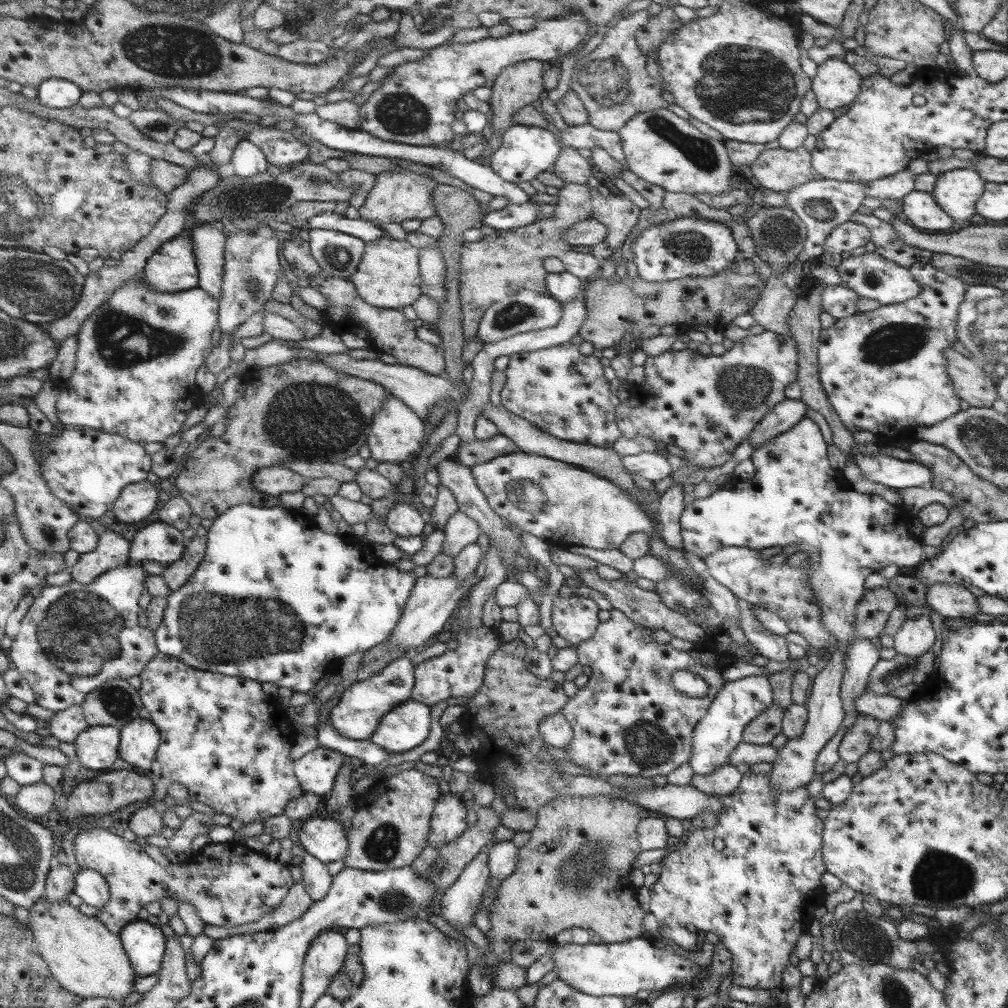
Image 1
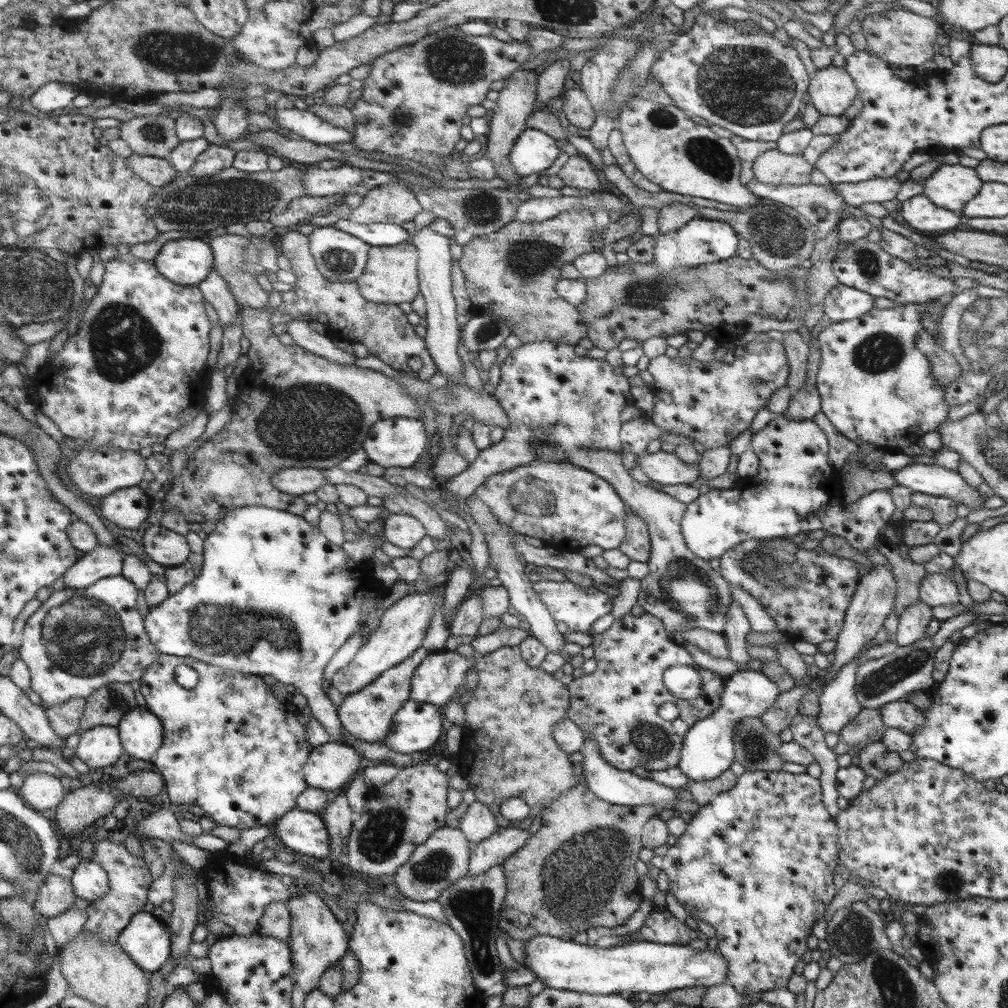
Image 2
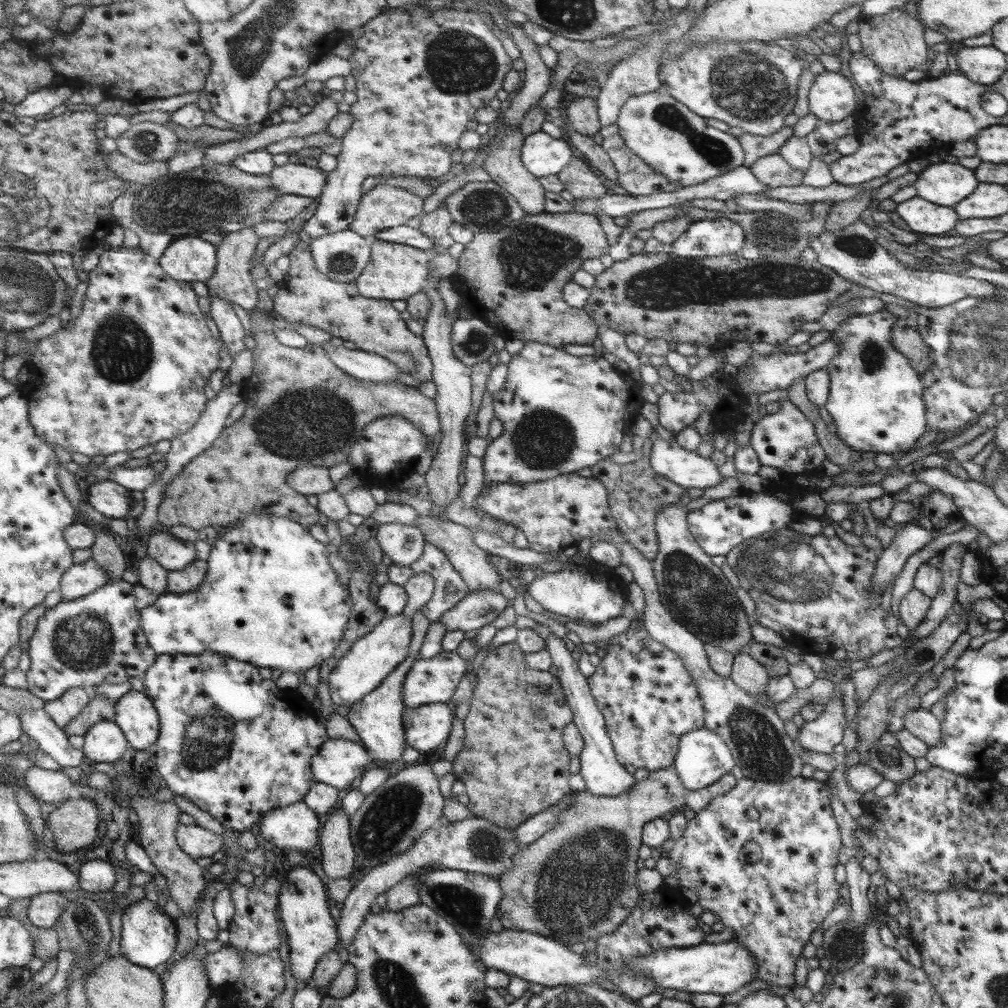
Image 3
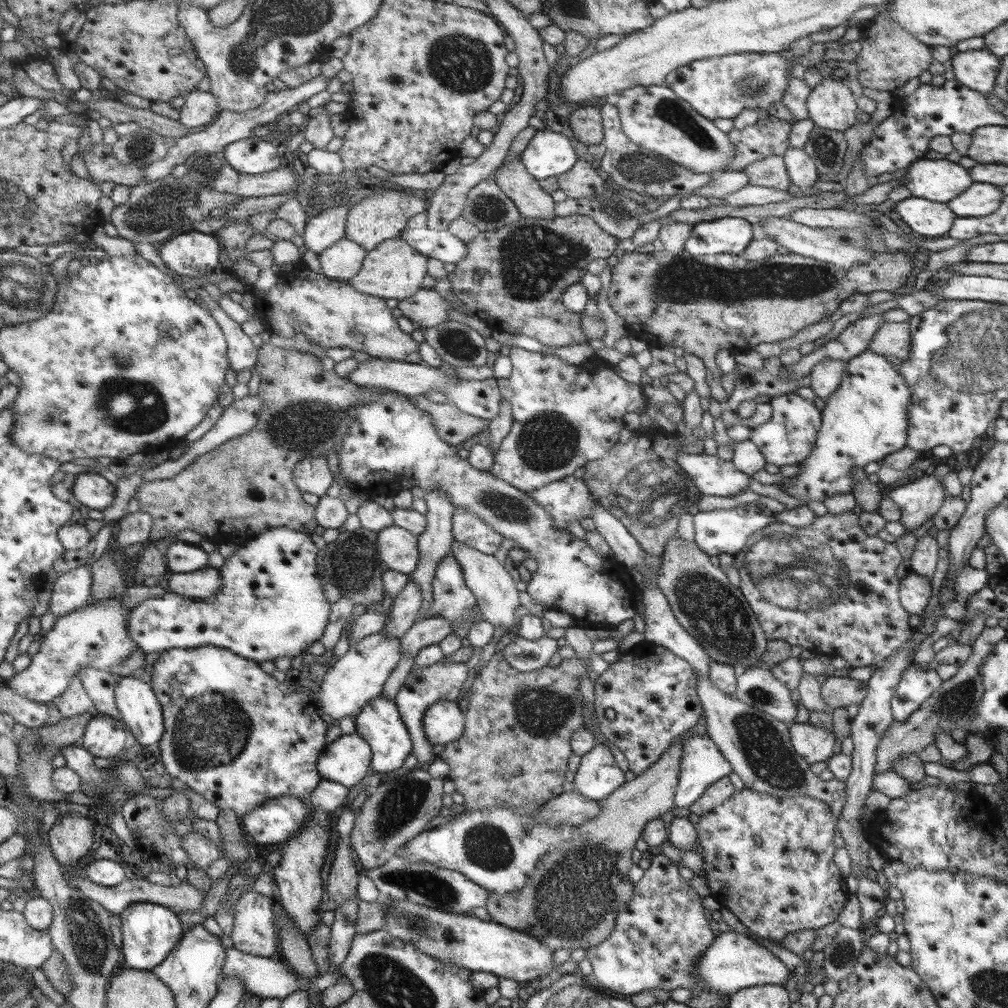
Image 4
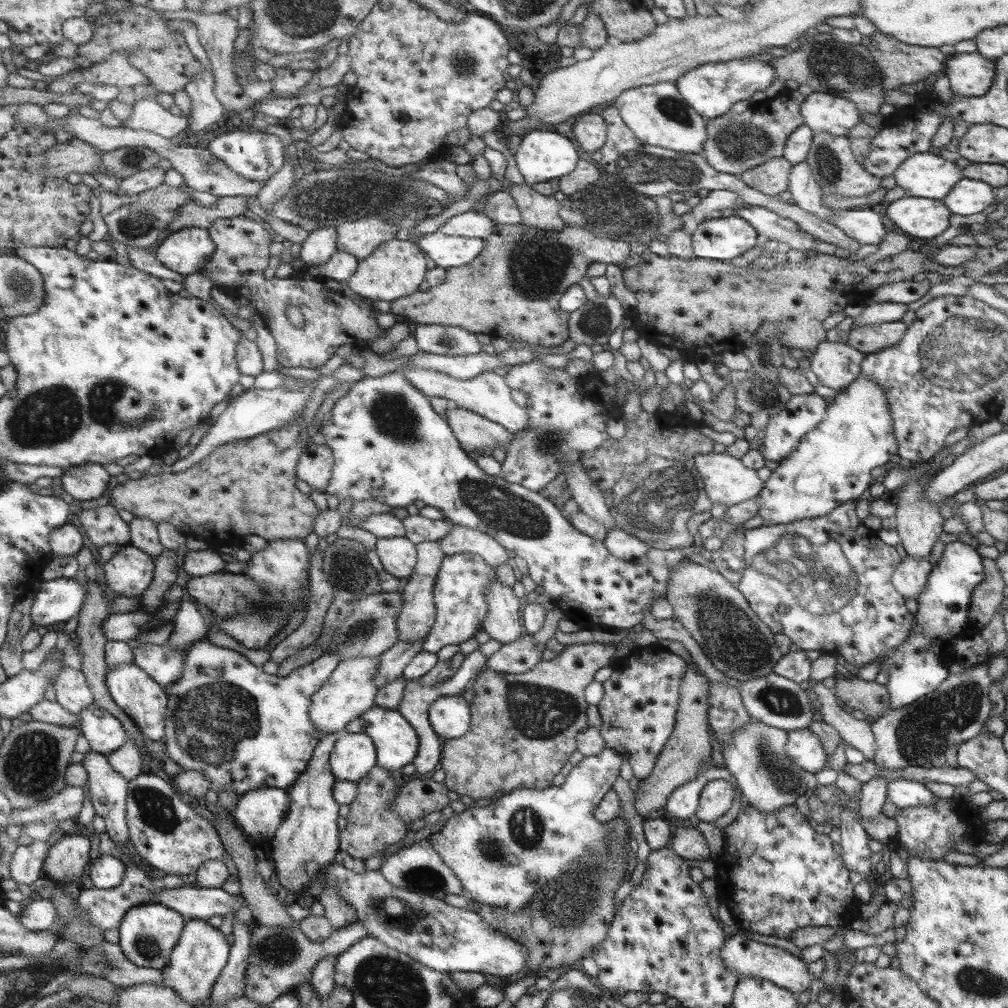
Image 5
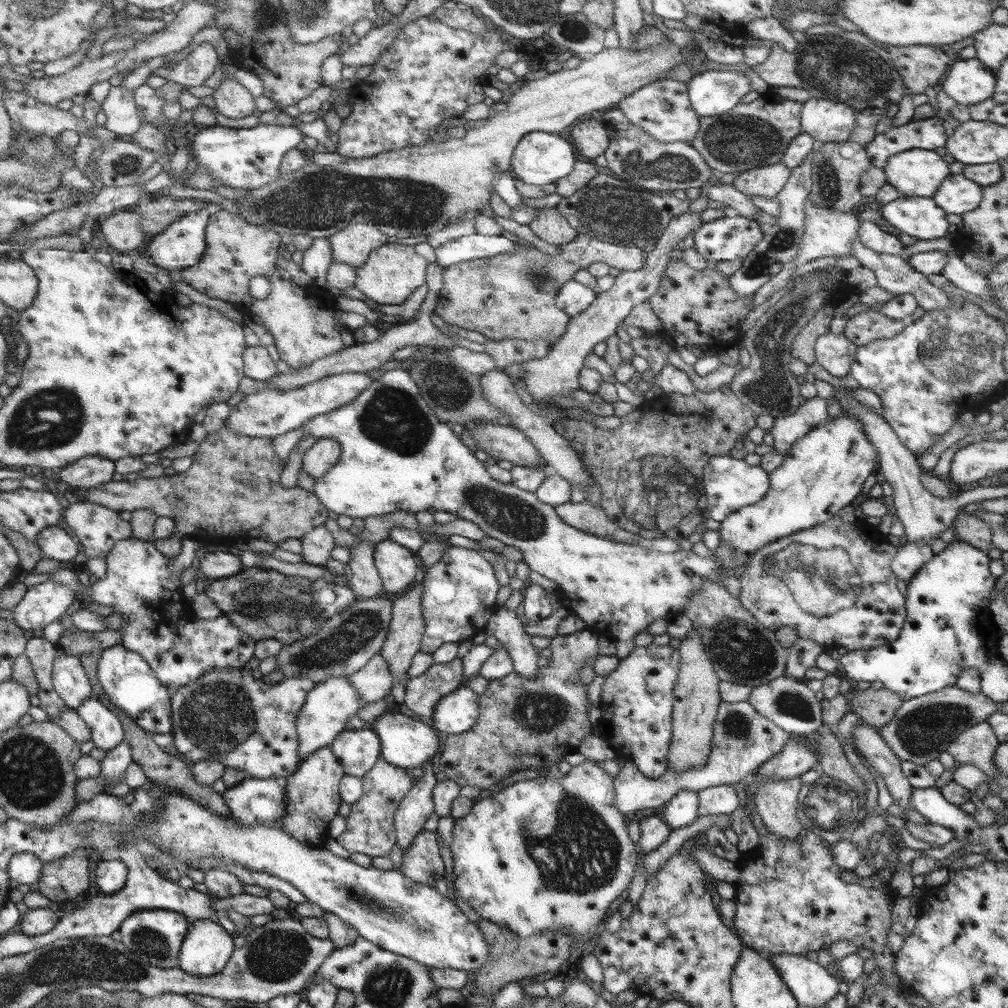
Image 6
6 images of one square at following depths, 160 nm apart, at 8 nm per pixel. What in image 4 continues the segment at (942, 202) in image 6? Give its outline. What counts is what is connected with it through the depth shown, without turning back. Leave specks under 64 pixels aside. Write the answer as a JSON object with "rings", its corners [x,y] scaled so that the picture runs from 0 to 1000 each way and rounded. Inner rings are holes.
{"rings":[[[966,180],[963,187],[939,200],[939,203],[954,216],[972,216],[986,212],[995,202],[997,195],[994,188],[984,182]]]}

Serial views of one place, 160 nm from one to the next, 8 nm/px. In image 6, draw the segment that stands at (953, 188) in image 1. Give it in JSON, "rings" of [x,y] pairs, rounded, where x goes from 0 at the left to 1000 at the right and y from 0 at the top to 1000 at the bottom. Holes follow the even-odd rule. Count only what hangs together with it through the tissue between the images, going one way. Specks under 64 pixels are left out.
{"rings":[[[906,148],[888,153],[882,157],[880,166],[876,168],[880,175],[880,182],[888,185],[897,195],[927,196],[932,190],[934,183],[943,175],[940,162],[925,149]]]}

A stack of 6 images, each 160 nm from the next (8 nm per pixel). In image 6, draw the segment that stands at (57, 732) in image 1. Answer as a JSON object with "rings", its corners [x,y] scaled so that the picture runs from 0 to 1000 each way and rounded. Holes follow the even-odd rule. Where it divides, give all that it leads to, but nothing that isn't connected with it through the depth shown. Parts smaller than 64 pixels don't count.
{"rings":[[[66,649],[56,653],[52,661],[55,664],[55,682],[67,700],[78,703],[93,691],[90,673],[77,650]]]}

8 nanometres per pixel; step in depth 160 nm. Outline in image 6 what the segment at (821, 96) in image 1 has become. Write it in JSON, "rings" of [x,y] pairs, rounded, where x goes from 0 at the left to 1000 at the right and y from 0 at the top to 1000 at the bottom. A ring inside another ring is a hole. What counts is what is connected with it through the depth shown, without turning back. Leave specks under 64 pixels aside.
{"rings":[[[806,96],[797,102],[796,131],[806,135],[809,140],[813,142],[840,141],[844,138],[847,129],[847,107],[843,107],[840,102]]]}

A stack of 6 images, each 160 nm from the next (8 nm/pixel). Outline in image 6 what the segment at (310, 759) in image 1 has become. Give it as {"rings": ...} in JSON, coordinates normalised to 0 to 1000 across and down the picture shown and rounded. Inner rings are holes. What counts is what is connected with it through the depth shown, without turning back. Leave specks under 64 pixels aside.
{"rings":[[[367,722],[341,724],[328,738],[343,768],[360,772],[379,753],[376,729]]]}

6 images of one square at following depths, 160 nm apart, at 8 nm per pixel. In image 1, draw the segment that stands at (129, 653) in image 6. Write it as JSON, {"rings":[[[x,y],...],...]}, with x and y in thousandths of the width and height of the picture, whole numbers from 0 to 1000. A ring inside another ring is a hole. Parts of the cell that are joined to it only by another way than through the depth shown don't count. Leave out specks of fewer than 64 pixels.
{"rings":[[[139,711],[121,722],[121,726],[120,751],[139,764],[154,764],[162,739],[159,721],[152,714]]]}

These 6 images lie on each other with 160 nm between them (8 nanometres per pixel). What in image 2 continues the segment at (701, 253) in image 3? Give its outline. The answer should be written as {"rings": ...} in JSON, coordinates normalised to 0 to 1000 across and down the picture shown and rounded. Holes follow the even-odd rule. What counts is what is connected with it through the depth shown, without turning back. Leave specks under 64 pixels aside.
{"rings":[[[694,214],[685,218],[676,227],[655,231],[648,235],[648,259],[646,260],[655,270],[665,270],[674,264],[694,264],[706,260],[721,259],[730,252],[730,236],[728,227],[719,220],[698,218]]]}

